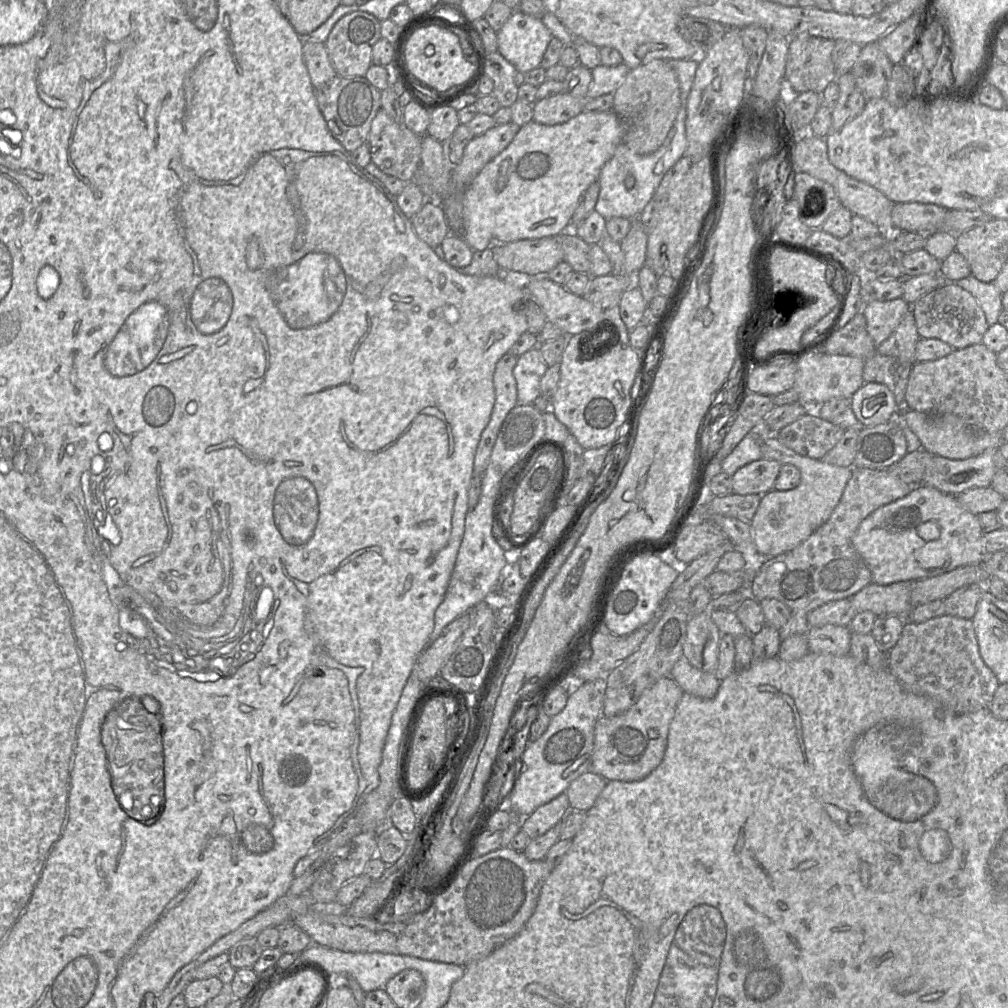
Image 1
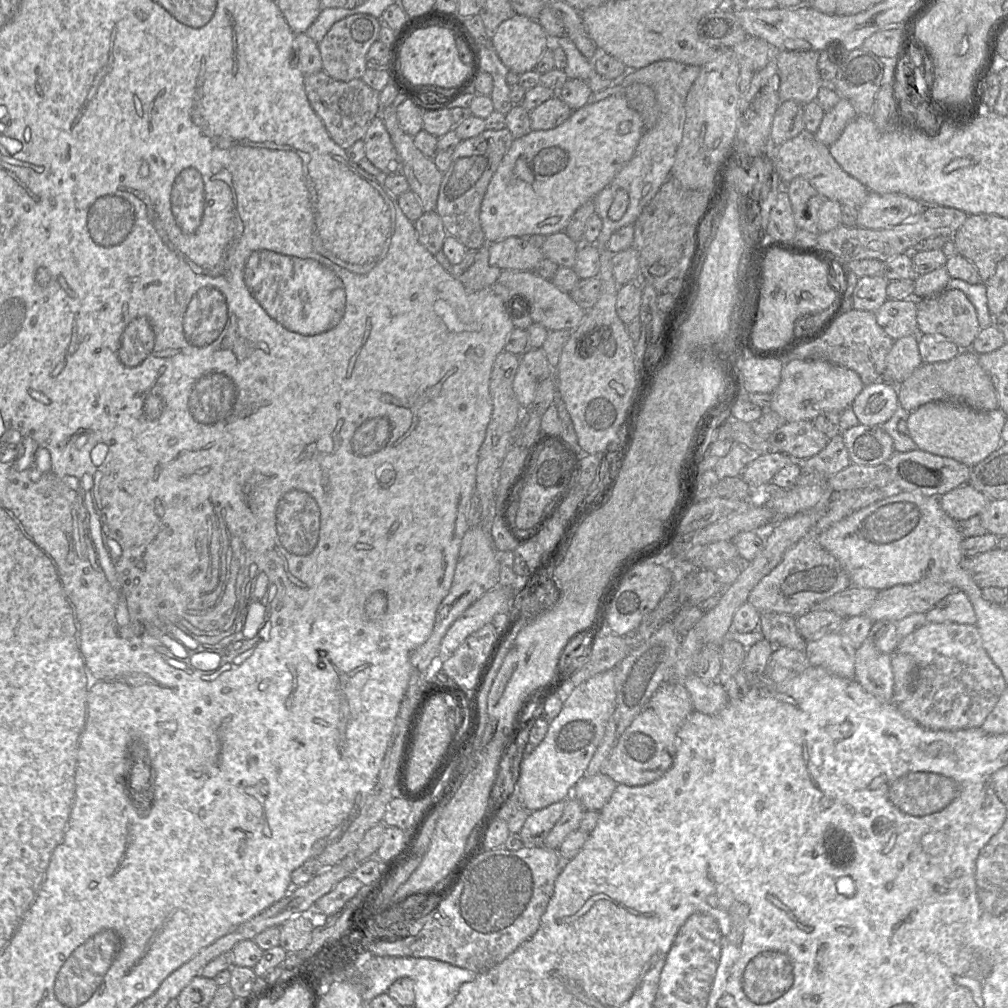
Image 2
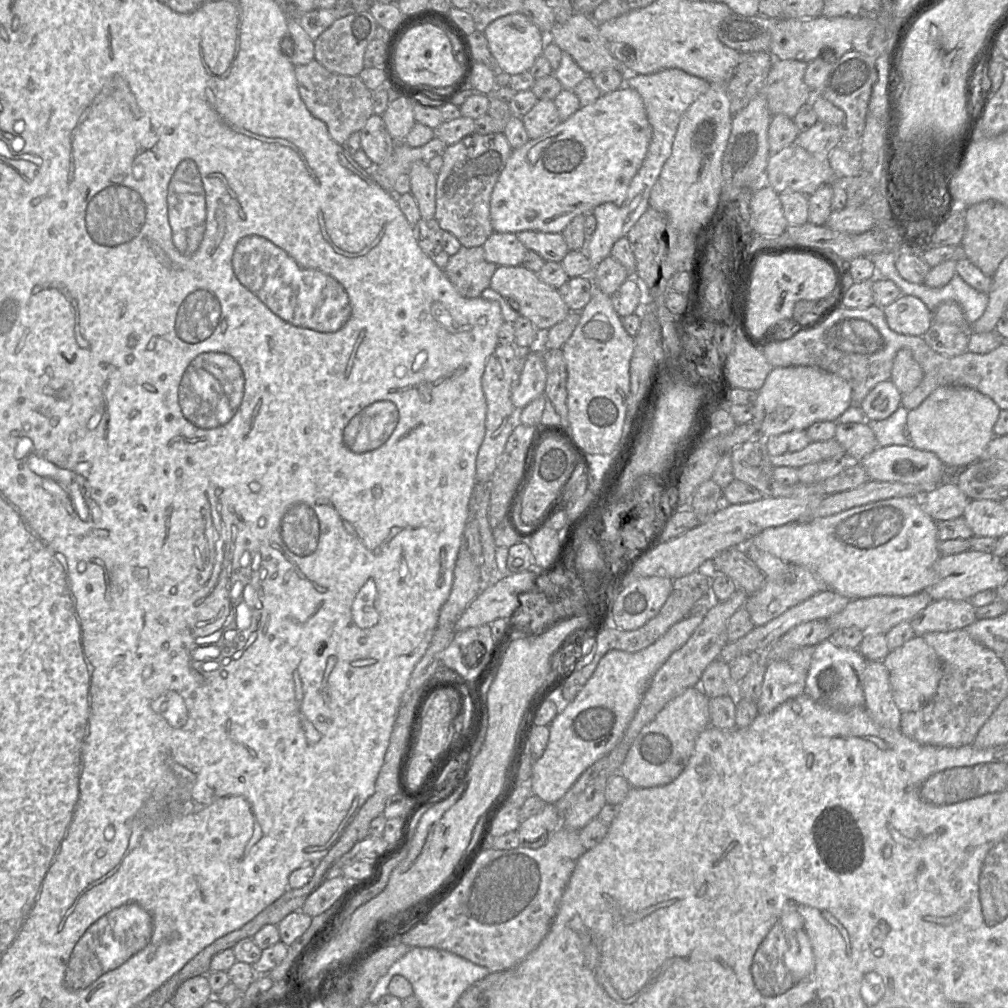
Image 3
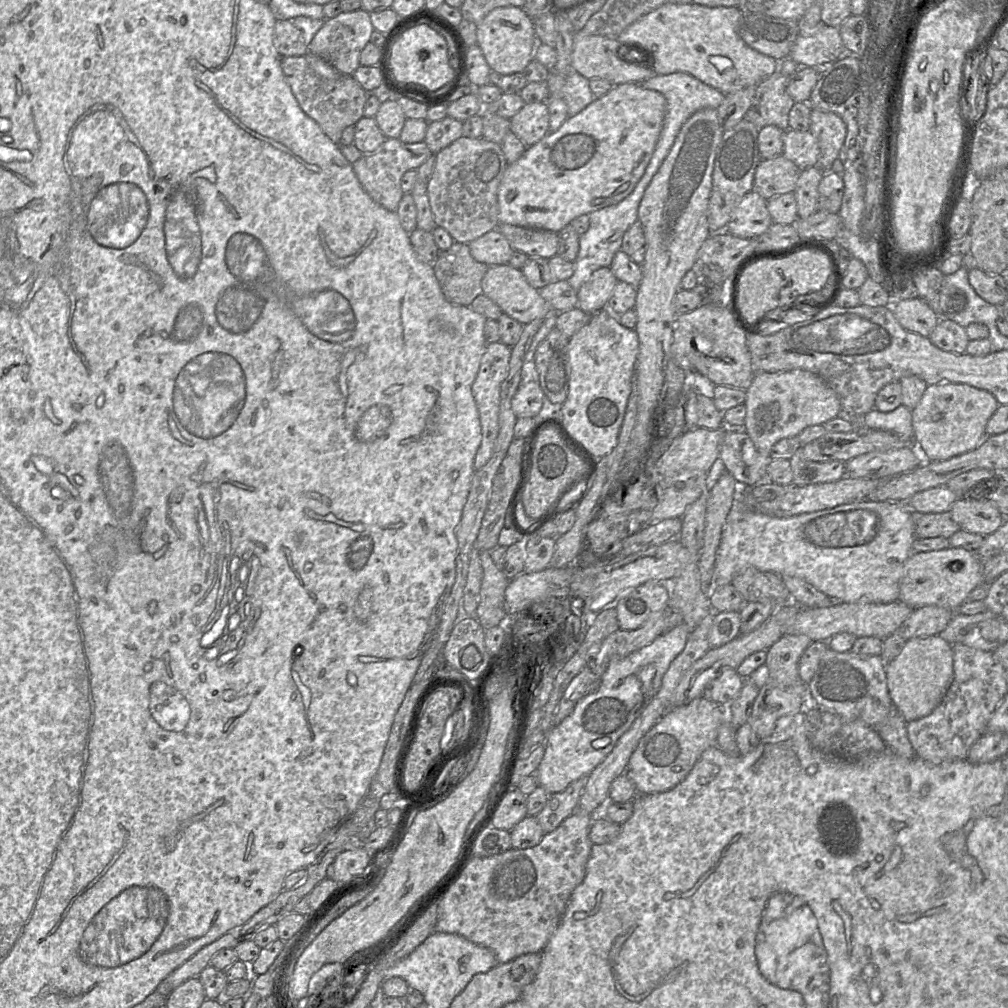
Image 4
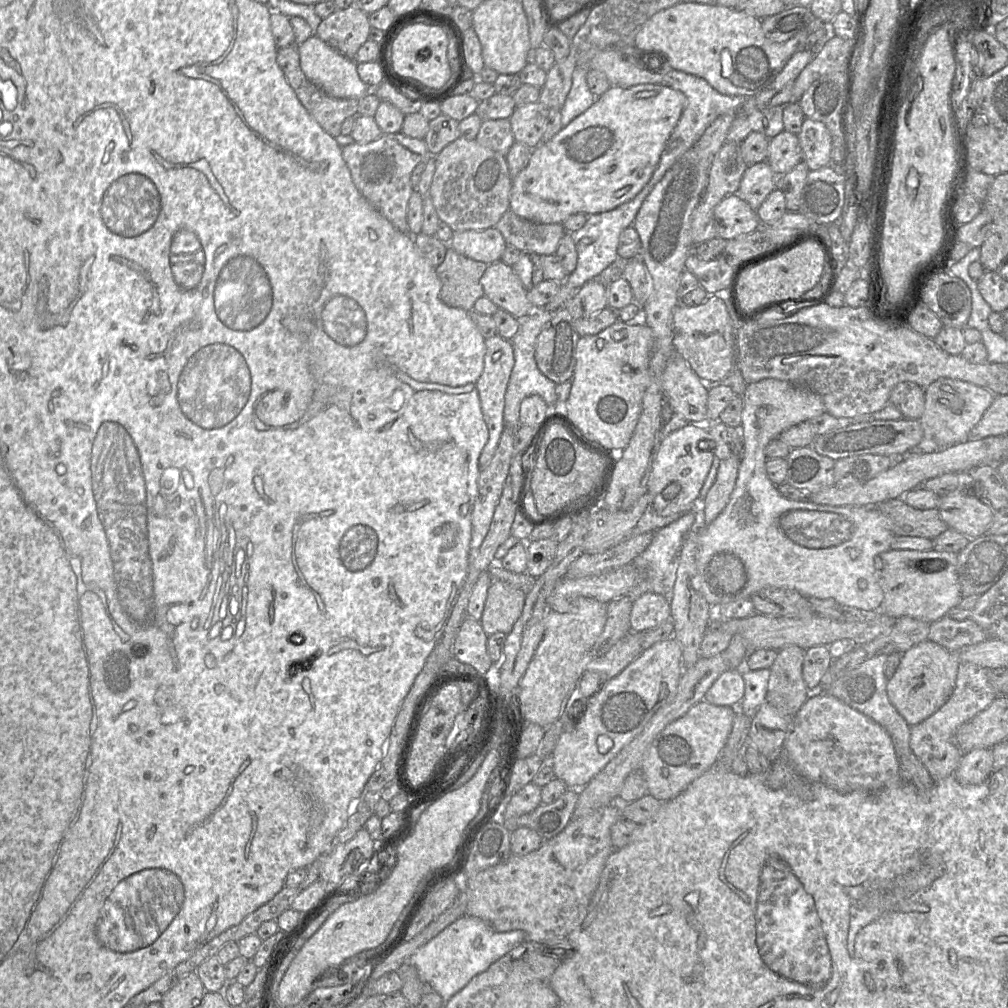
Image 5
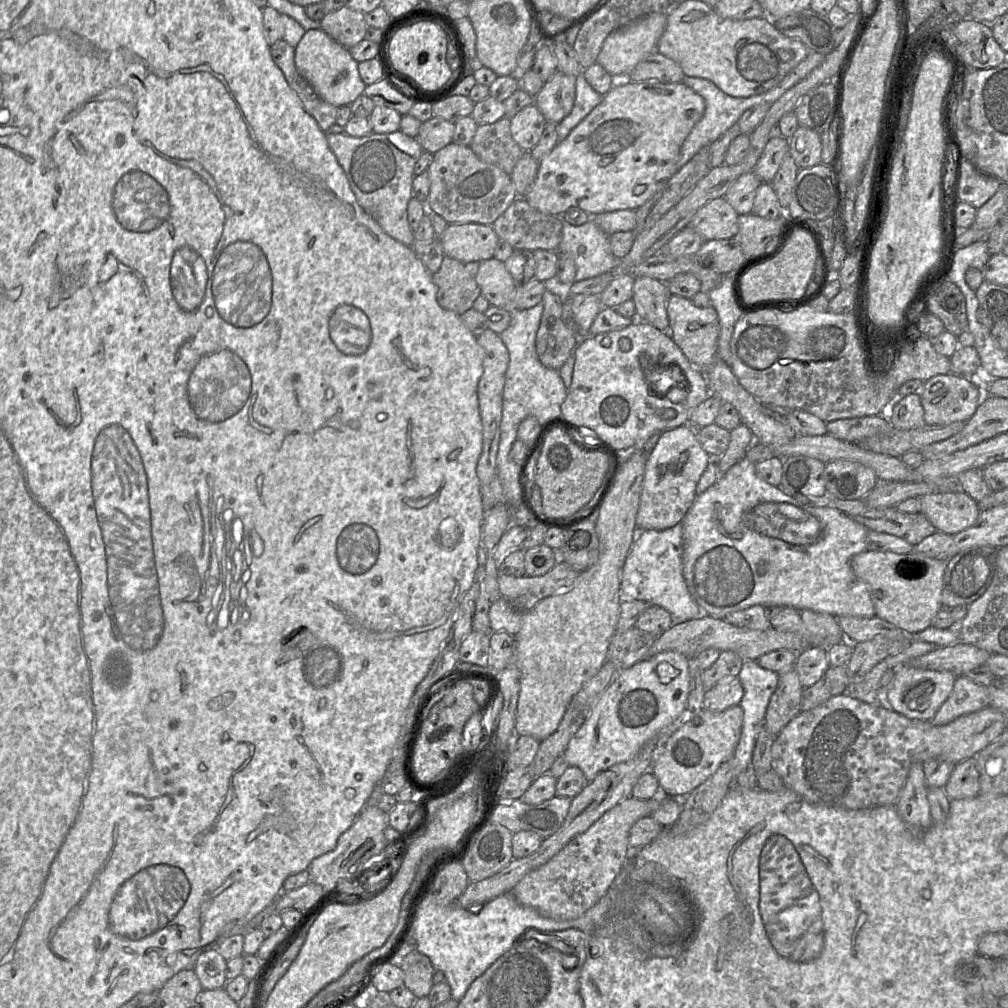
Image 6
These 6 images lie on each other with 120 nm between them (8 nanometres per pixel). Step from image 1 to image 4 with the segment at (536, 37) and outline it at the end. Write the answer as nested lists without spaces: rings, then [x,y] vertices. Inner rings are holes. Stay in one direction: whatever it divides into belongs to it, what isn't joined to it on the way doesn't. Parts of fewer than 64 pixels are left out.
[[[515,6],[499,7],[492,10],[480,24],[477,25],[477,45],[492,71],[502,76],[522,73],[534,59],[538,44],[532,18],[524,8]]]

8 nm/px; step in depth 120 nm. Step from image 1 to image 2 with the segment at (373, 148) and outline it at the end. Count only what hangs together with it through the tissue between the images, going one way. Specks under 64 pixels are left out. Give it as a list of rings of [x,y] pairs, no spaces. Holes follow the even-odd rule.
[[[380,116],[371,122],[364,138],[366,158],[382,176],[401,173],[402,162]]]

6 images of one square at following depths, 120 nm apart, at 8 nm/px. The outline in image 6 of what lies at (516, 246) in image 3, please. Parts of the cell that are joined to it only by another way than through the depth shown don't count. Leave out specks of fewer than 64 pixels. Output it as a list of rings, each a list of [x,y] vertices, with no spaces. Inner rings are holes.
[[[448,224],[437,237],[445,256],[461,262],[482,262],[494,258],[499,237],[491,225]]]

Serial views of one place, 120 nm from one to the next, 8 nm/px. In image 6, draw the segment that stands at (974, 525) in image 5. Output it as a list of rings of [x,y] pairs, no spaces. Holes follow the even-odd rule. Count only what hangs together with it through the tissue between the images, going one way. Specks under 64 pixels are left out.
[[[934,492],[920,498],[921,513],[937,531],[954,535],[974,525],[981,512],[979,503],[966,492]]]

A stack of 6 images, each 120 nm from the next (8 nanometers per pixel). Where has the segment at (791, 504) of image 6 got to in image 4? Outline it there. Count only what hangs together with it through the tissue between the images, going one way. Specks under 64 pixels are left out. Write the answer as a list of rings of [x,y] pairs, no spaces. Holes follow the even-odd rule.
[[[806,370],[756,373],[750,387],[746,390],[744,405],[746,417],[743,430],[762,456],[769,456],[772,446],[781,439],[797,437],[805,428],[823,425],[836,418],[842,411],[840,400],[835,391],[820,376]],[[740,489],[737,500],[731,508],[724,526],[722,528],[720,544],[716,551],[714,564],[714,585],[722,586],[731,583],[733,576],[744,566],[753,566],[761,571],[774,572],[782,575],[789,575],[802,578],[812,584],[820,592],[827,595],[832,600],[842,603],[875,603],[889,604],[899,601],[900,580],[903,574],[904,564],[913,553],[912,545],[916,539],[914,533],[914,524],[911,512],[913,510],[906,503],[895,502],[873,502],[861,500],[850,504],[840,505],[832,509],[825,509],[816,512],[803,513],[791,517],[774,517],[763,514],[754,509],[754,499],[750,495],[750,489]]]

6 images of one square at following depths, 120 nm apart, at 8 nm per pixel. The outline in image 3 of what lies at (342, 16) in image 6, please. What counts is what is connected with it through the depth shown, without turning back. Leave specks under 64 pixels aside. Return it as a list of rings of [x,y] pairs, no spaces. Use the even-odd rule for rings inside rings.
[[[369,11],[353,13],[337,19],[314,41],[314,59],[328,71],[343,76],[358,76],[364,69],[364,54],[368,44],[375,39],[378,24]]]

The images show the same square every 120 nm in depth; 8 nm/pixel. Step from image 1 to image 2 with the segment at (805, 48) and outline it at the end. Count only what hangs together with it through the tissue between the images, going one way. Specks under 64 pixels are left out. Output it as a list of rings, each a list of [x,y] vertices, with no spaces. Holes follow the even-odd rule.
[[[776,51],[780,77],[780,103],[793,100],[800,104],[815,101],[819,89],[825,84],[818,70],[820,52]]]

